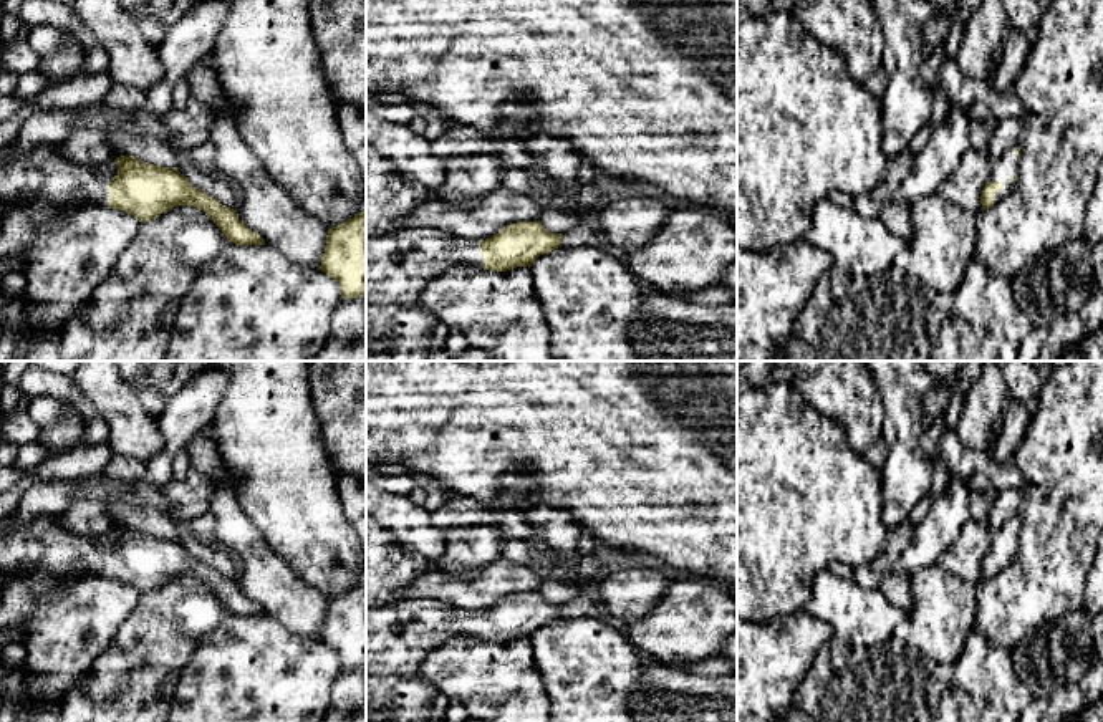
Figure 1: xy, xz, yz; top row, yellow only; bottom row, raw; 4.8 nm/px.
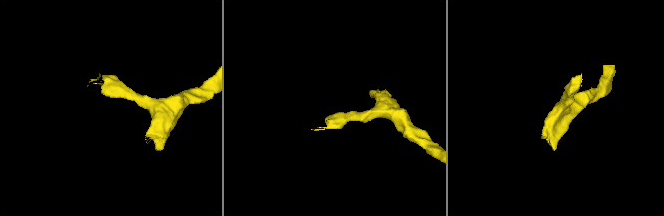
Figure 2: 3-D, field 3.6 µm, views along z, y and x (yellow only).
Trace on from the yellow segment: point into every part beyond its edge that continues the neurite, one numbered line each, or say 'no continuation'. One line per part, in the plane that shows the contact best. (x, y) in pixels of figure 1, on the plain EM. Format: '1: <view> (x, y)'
1: yz (1004, 540)

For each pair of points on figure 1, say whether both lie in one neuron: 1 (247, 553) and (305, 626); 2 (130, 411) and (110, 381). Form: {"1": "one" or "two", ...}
{"1": "one", "2": "one"}

